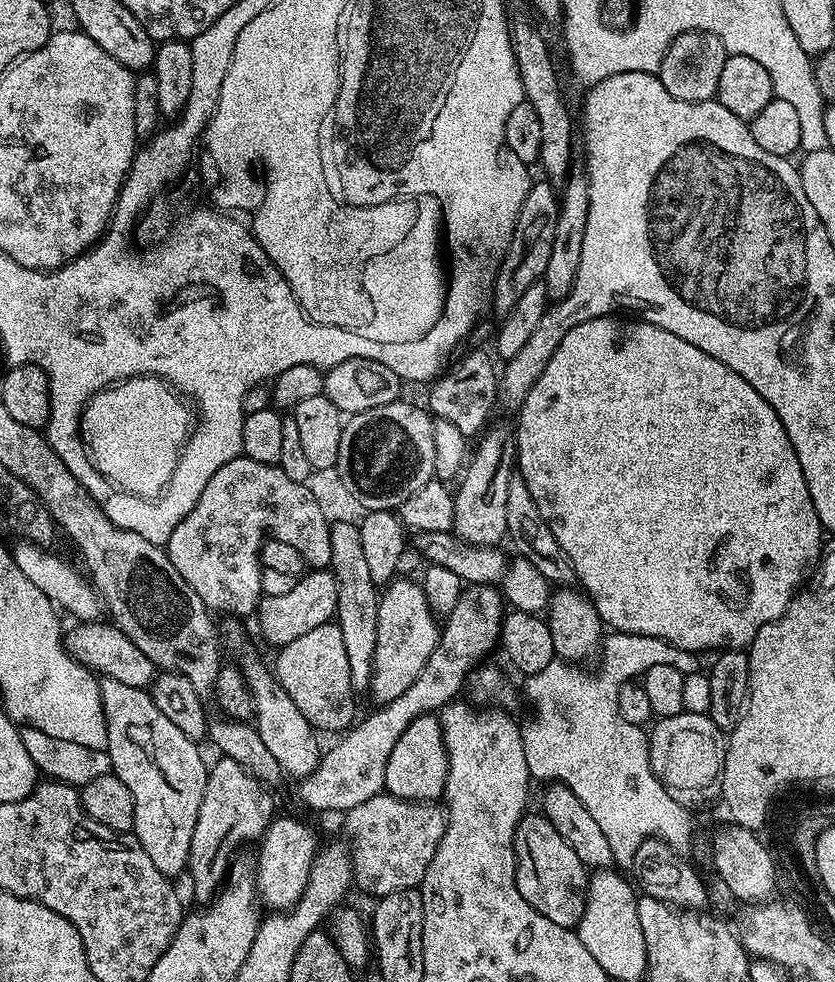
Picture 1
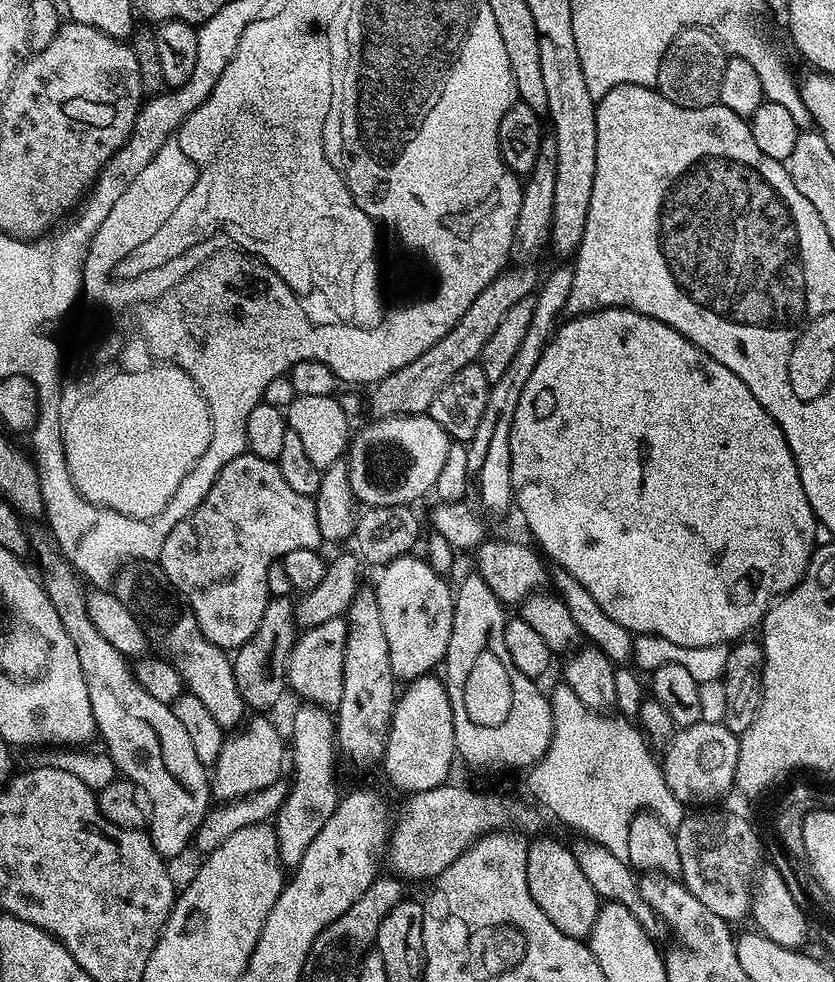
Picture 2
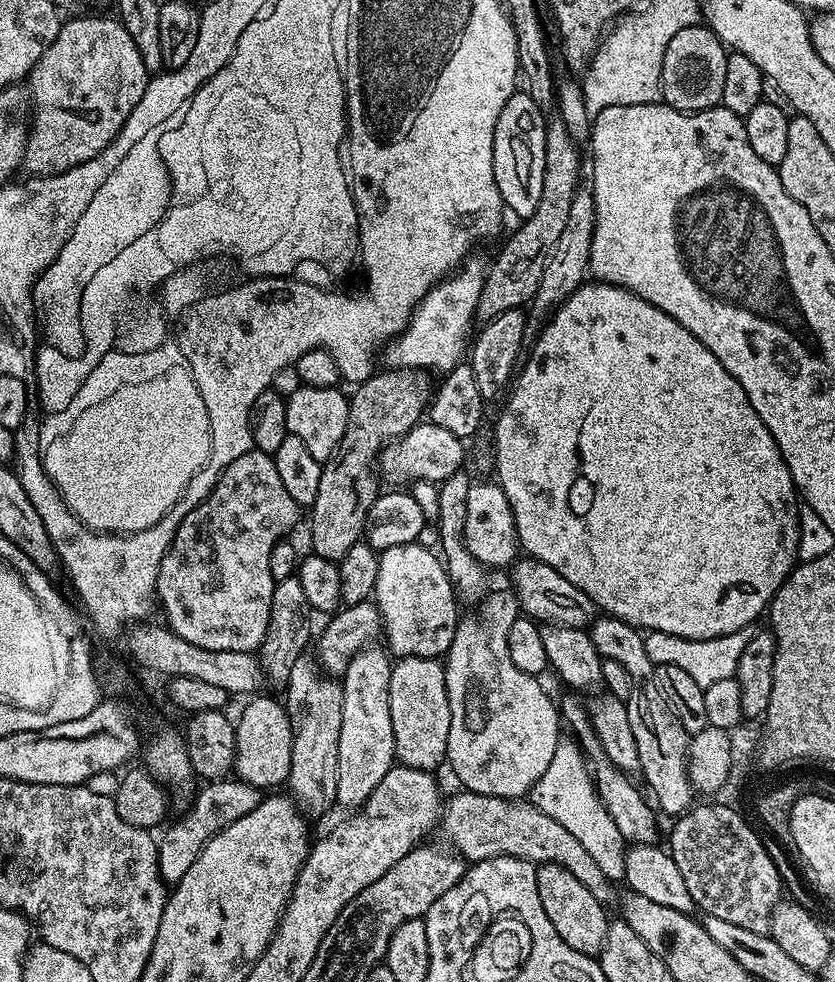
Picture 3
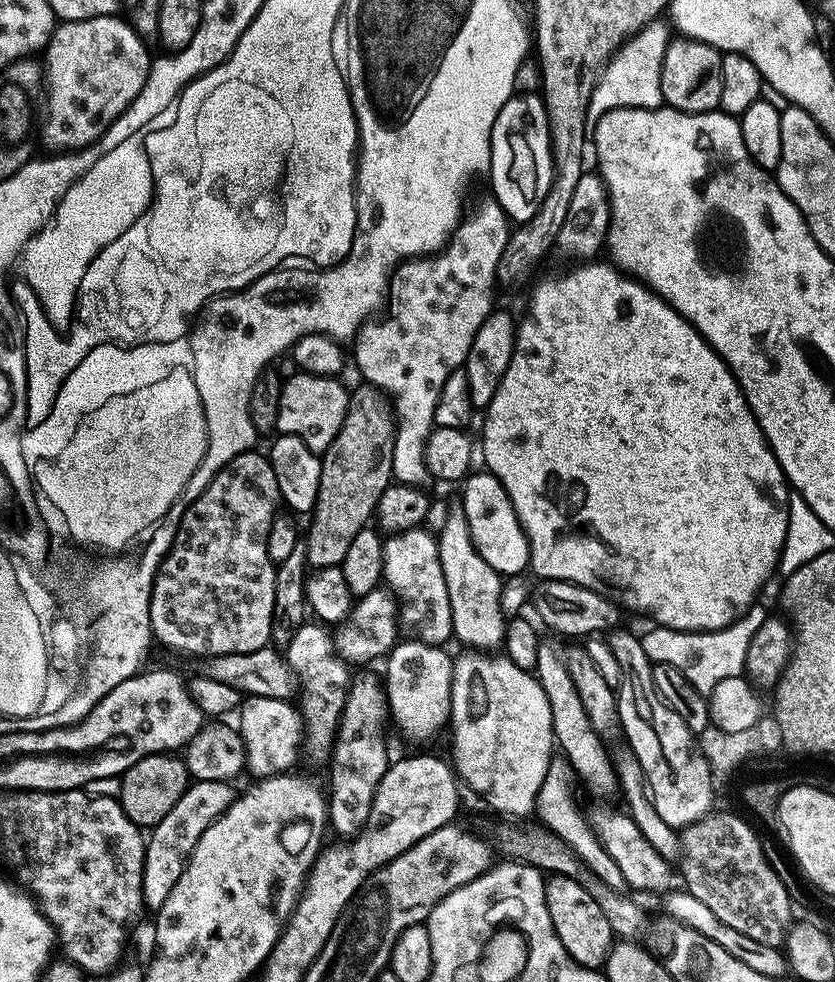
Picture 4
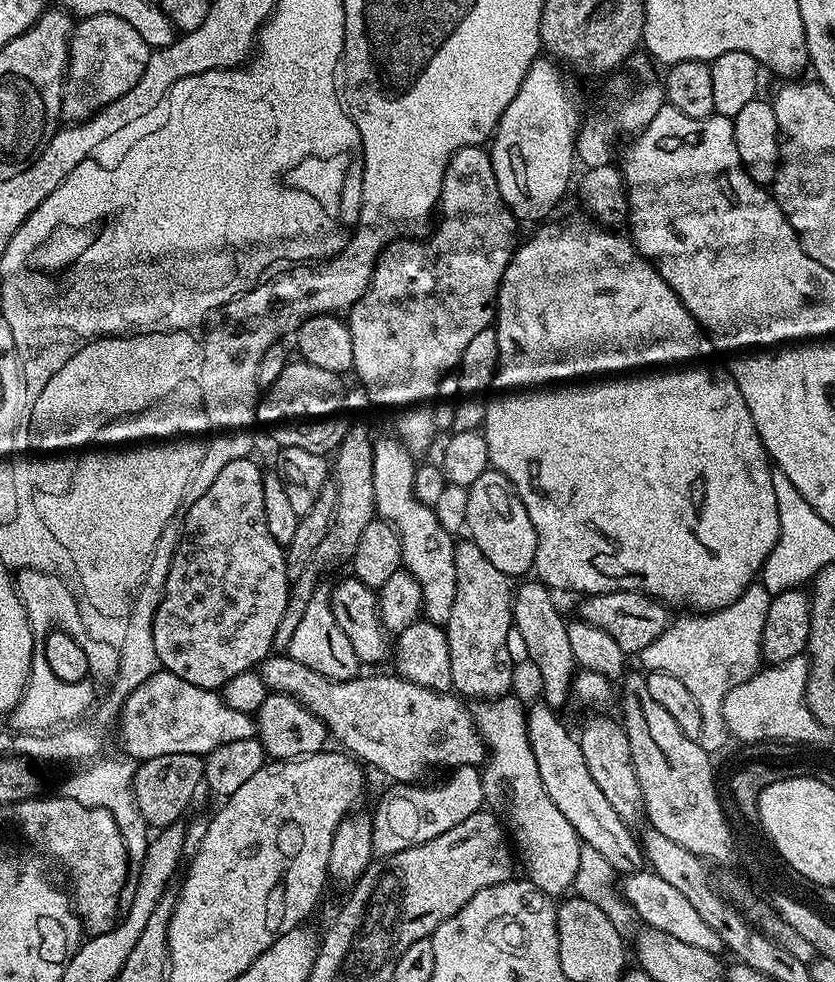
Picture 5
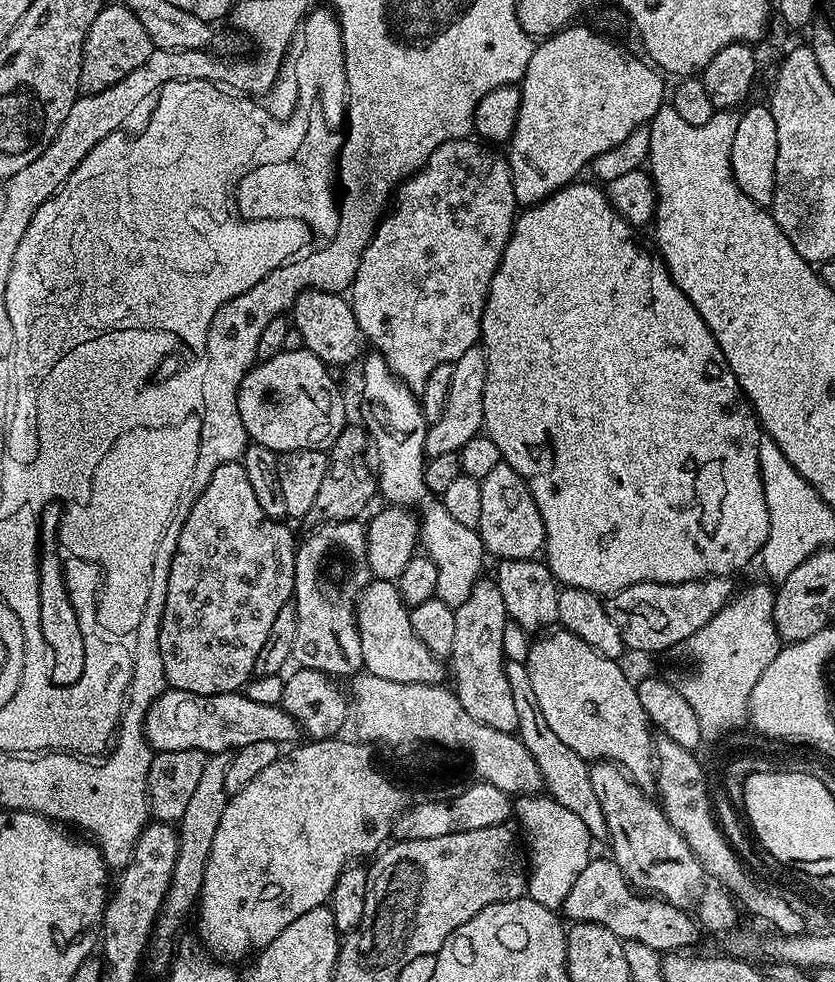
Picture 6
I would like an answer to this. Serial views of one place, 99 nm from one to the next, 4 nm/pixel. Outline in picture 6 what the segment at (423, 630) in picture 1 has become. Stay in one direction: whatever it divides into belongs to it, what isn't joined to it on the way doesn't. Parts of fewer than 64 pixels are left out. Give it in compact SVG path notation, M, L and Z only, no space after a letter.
M369 351L363 357L364 373L360 380L364 385L360 388L360 416L362 427L370 437L371 447L374 449L374 471L376 474L376 487L381 497L385 496L387 503L392 506L411 506L418 513L420 521L420 543L423 555L429 556L438 566L438 584L436 586L435 599L446 602L446 606L456 609L470 598L476 581L481 579L486 561L484 543L479 531L470 526L462 526L446 511L446 506L440 498L432 495L424 481L424 466L426 457L424 447L426 446L426 434L428 433L428 420L422 414L420 401L417 393L406 387L396 375L390 370L390 366L377 354Z

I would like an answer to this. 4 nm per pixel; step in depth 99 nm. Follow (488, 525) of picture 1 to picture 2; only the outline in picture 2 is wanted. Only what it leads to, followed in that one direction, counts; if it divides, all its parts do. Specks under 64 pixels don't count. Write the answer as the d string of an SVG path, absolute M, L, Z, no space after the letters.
M568 266L554 269L545 280L543 277L539 281L538 291L534 296L534 315L530 318L526 338L522 338L522 346L518 346L518 354L514 354L510 367L502 373L502 378L491 381L486 407L481 420L478 421L478 430L474 430L474 438L467 441L468 487L474 496L476 492L475 503L479 511L489 517L490 515L500 516L508 507L510 509L513 507L514 497L510 478L510 426L514 426L514 410L518 410L518 398L522 398L522 390L526 387L534 366L538 366L538 358L542 358L544 348L558 327L557 321L561 319L566 298L570 298L570 290L573 286L574 274L572 268Z

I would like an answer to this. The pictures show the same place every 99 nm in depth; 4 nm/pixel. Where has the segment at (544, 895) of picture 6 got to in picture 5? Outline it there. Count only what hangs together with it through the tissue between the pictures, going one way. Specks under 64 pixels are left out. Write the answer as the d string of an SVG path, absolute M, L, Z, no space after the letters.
M514 696L479 704L482 705L473 711L473 719L488 751L488 761L481 771L485 803L500 815L519 861L521 858L524 862L525 877L548 896L561 897L576 880L582 850L580 836L558 806L550 801L542 785L529 742L525 707Z

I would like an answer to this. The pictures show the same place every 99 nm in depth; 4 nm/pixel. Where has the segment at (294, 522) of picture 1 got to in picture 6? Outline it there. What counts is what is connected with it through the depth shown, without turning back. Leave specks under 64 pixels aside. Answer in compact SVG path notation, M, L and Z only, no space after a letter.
M243 463L218 466L210 474L210 482L206 482L202 494L192 504L178 534L178 546L170 562L166 606L158 634L168 688L213 696L241 691L252 680L254 662L270 634L274 617L293 599L298 540L286 525L270 519L258 506Z

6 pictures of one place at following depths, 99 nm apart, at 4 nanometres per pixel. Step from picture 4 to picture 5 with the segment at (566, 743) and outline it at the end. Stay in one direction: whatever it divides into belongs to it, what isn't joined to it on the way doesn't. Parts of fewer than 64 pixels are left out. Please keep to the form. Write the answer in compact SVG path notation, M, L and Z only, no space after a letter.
M536 578L525 579L521 584L524 585L515 589L512 598L512 622L526 642L528 660L536 663L540 688L544 691L543 703L553 710L560 710L568 696L570 700L573 695L574 677L578 672L574 653L570 651L570 637L566 635L568 620L560 617L560 612L552 601L553 593L547 584L540 583Z

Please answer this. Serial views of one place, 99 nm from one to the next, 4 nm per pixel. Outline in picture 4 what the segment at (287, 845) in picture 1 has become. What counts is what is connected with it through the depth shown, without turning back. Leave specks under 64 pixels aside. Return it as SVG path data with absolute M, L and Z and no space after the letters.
M320 622L304 623L286 641L286 659L302 689L298 708L304 718L306 748L316 756L323 752L324 755L331 753L336 743L336 729L340 727L340 715L344 712L344 703L348 697L350 666L336 652L333 633Z

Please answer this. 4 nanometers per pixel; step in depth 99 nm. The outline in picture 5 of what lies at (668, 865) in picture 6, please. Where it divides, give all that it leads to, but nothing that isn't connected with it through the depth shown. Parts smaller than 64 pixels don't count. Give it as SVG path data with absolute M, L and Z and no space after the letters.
M596 716L593 720L588 720L584 724L584 729L578 732L582 758L586 758L586 766L590 769L590 778L598 782L598 790L602 790L602 795L610 801L610 806L618 813L618 818L630 826L636 826L639 820L645 819L644 795L642 786L638 782L638 770L634 770L634 758L630 754L630 738L626 734L623 723L619 719L611 720L608 716Z

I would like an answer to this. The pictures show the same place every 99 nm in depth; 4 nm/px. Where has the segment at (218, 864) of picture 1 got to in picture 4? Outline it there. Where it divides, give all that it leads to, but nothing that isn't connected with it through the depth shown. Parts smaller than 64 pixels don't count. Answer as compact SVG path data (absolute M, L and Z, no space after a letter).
M248 696L241 703L238 709L238 717L240 716L240 724L238 723L238 731L244 749L246 750L246 768L250 773L253 772L253 777L263 778L266 776L278 776L287 773L296 764L296 747L305 743L306 737L304 734L304 718L298 711L295 703L279 700L278 698L262 698L261 696Z

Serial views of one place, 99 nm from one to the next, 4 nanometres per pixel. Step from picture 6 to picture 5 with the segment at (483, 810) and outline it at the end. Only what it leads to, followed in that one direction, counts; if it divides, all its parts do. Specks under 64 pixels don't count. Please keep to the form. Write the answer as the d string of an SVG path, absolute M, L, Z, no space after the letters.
M477 765L451 769L449 776L452 777L441 784L429 783L425 786L420 782L396 782L391 785L392 789L377 802L376 812L371 813L372 850L377 857L398 854L410 846L430 842L430 838L438 838L438 834L454 830L458 822L466 822L470 814L485 807L483 778Z

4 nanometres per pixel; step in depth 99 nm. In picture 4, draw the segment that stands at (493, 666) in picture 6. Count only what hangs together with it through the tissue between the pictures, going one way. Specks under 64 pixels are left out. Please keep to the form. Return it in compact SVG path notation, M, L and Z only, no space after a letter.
M463 510L450 512L446 526L438 533L436 545L438 558L442 562L442 578L446 578L446 590L450 593L453 637L457 641L460 639L468 650L499 649L504 642L506 623L500 601L504 580L500 573L493 570L490 562L478 554Z

